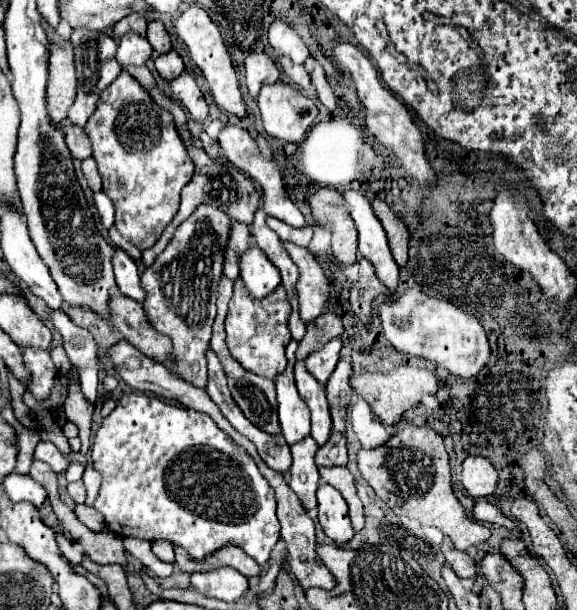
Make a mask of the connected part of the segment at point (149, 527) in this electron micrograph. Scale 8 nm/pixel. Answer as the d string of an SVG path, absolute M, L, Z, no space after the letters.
M142 392L124 394L96 430L92 462L102 474L102 486L94 508L104 516L106 528L122 538L144 540L144 534L150 534L150 538L146 538L148 542L160 538L170 540L172 544L186 548L194 560L202 560L218 548L232 544L242 548L260 566L268 562L270 550L280 538L276 498L270 484L244 448L224 434L210 416Z

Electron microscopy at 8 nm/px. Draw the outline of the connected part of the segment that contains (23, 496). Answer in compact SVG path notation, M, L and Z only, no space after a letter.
M8 474L2 478L2 488L12 502L30 502L36 508L46 500L46 490L34 482L30 476Z

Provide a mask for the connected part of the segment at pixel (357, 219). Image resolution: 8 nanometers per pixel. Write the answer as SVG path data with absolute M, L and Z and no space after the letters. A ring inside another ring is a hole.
M342 190L340 194L344 196L348 212L358 230L358 252L374 264L376 274L384 286L394 290L398 284L398 264L390 254L386 232L376 218L368 198L356 190Z

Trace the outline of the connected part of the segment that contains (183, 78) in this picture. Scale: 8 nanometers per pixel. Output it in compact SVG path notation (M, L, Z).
M182 72L178 78L174 78L170 82L170 90L172 98L176 98L196 122L204 122L208 118L208 104L188 72Z

